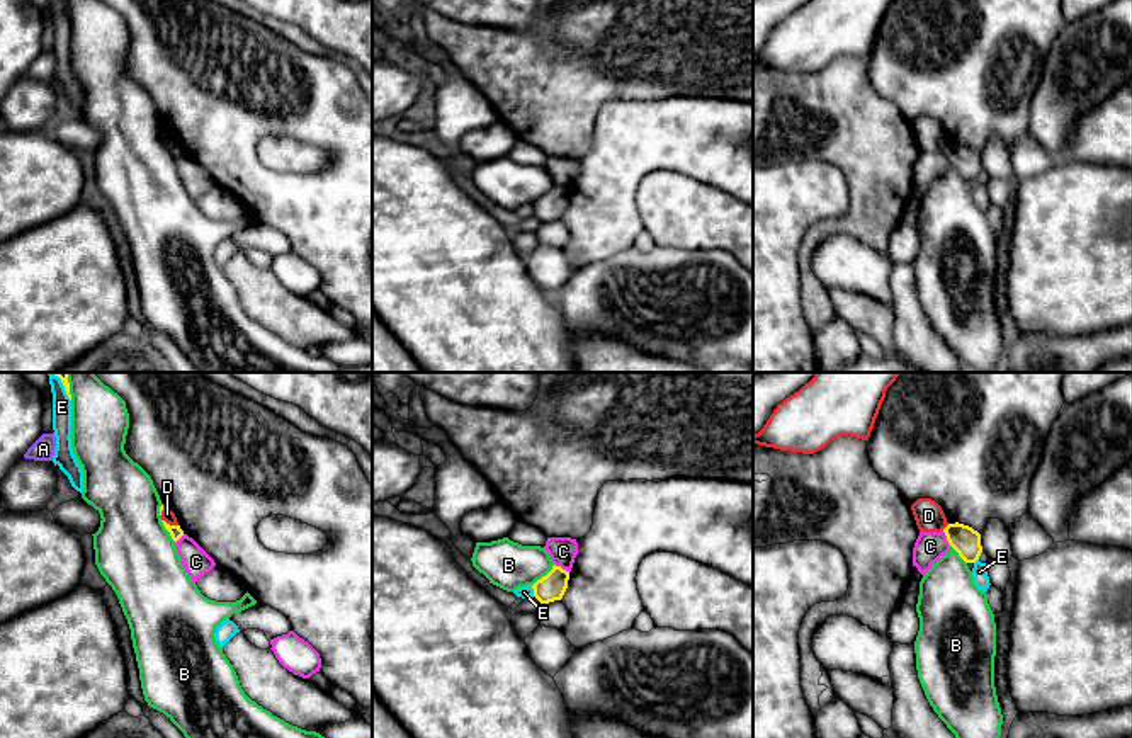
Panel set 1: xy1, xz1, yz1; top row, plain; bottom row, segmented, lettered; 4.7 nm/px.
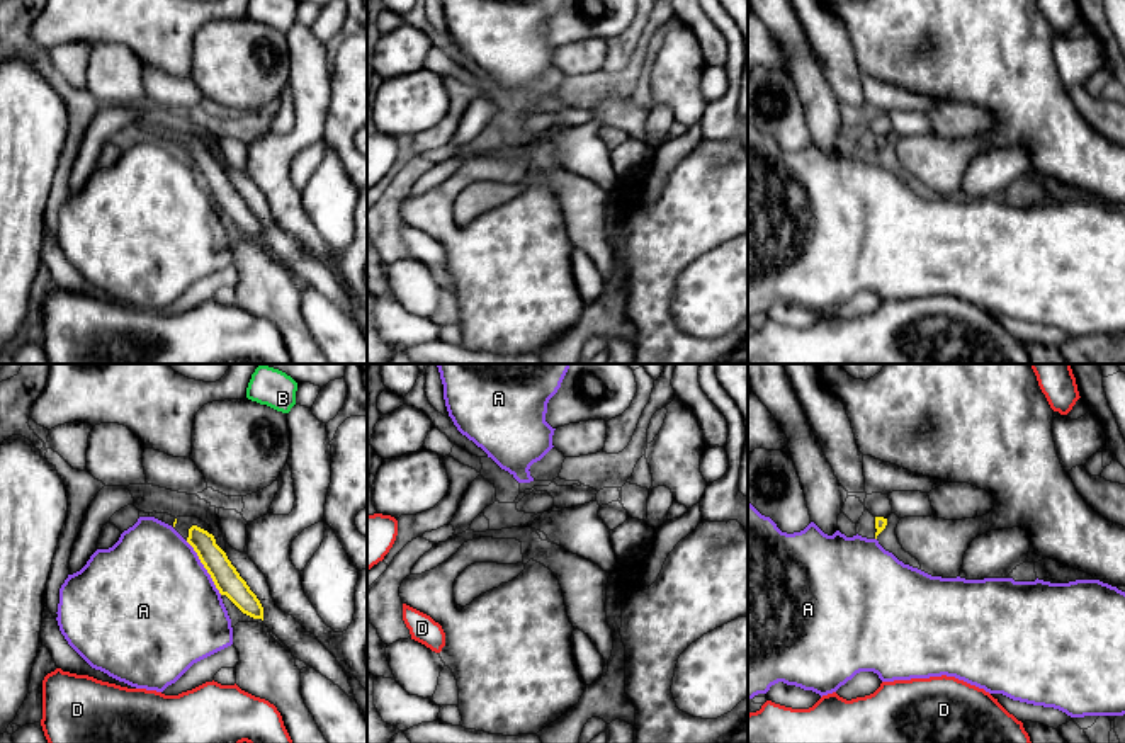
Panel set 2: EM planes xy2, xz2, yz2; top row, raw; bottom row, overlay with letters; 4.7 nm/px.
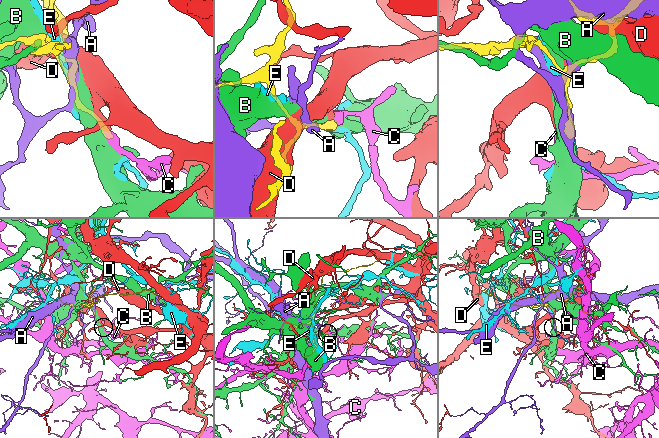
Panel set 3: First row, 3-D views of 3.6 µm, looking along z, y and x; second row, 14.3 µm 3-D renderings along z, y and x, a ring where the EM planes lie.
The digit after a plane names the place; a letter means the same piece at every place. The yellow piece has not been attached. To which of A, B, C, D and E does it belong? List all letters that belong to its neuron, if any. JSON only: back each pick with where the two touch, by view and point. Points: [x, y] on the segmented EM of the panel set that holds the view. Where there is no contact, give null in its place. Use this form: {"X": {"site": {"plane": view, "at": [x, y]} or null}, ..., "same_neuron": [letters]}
{"same_neuron": []}

